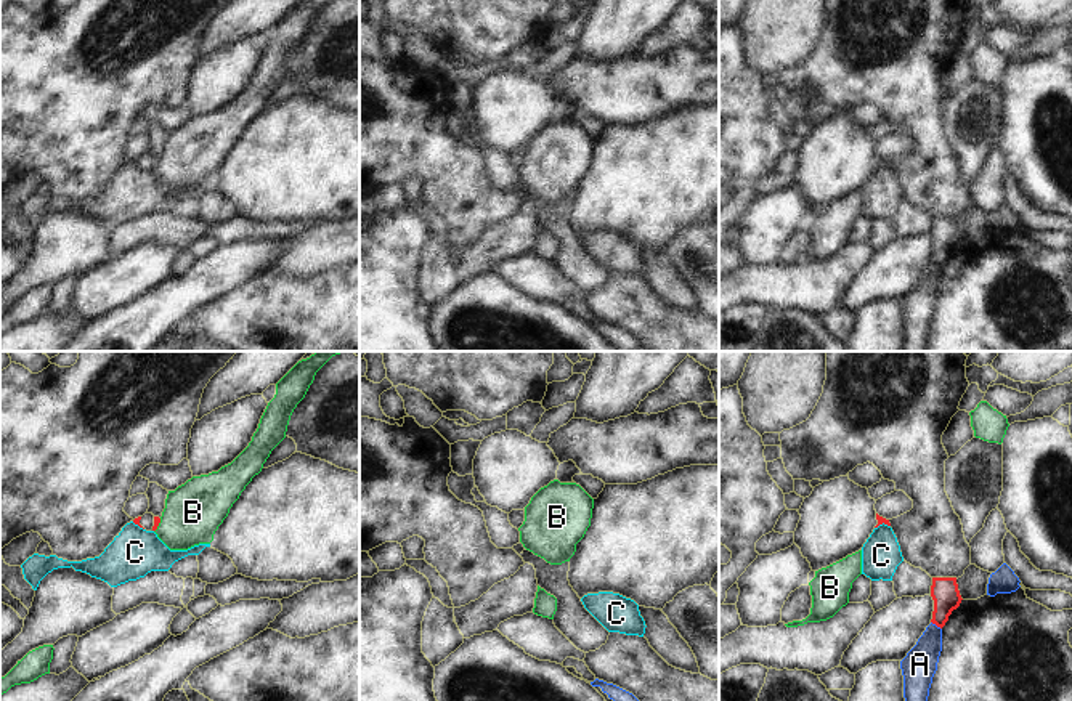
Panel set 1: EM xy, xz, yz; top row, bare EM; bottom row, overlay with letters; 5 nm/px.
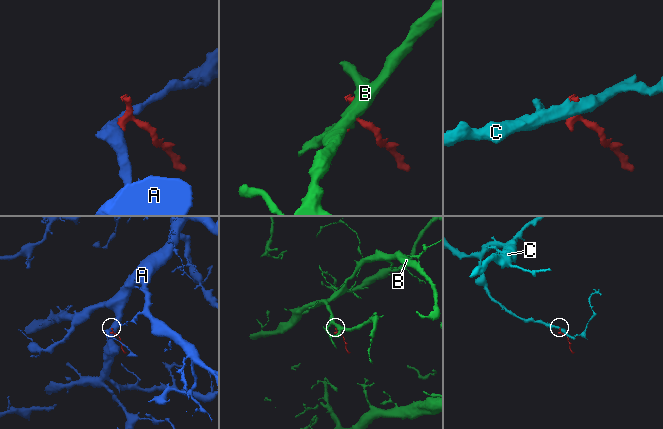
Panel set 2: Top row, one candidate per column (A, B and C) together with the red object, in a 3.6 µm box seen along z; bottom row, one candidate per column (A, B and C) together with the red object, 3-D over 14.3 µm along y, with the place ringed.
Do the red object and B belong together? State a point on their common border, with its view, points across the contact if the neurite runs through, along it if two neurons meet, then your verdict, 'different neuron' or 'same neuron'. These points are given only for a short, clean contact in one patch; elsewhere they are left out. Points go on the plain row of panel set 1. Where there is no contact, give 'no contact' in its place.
contact xy (158, 166); border xy (161, 159), (154, 172); different neuron

